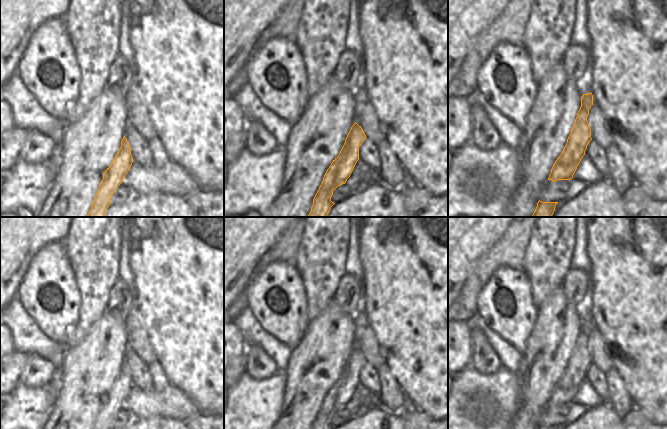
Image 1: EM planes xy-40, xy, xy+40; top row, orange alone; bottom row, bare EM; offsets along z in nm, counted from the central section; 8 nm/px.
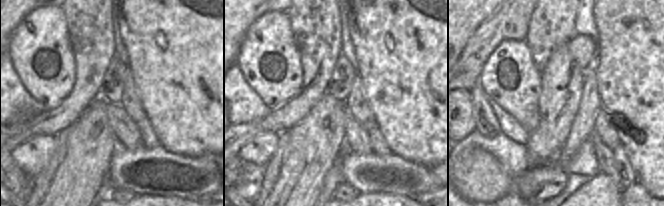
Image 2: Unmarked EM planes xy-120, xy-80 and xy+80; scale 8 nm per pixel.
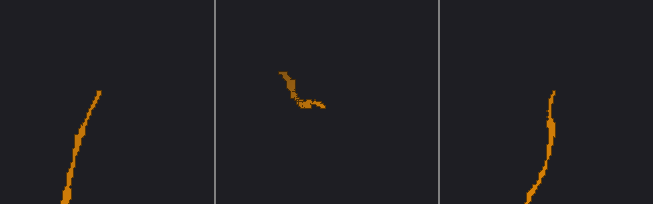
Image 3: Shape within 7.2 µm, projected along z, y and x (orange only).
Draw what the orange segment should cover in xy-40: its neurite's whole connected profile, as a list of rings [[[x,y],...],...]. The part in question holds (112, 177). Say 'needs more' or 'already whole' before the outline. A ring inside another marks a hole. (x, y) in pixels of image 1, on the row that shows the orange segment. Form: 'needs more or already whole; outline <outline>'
already whole; outline [[[125,136],[121,141],[121,147],[115,155],[111,165],[103,173],[103,179],[91,205],[87,217],[104,217],[105,211],[111,204],[111,197],[133,163],[131,149]]]

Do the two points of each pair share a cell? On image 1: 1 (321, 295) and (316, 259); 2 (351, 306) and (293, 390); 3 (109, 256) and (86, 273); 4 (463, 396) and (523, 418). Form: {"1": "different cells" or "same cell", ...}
{"1": "same cell", "2": "different cells", "3": "same cell", "4": "different cells"}

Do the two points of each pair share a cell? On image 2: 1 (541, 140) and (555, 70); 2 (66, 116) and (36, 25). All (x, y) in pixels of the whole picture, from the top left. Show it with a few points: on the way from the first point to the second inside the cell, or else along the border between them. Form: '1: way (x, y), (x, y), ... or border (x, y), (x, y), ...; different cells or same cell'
1: way (553, 123), (555, 116), (555, 87); same cell
2: border (75, 82), (70, 93), (57, 106), (48, 110); different cells

